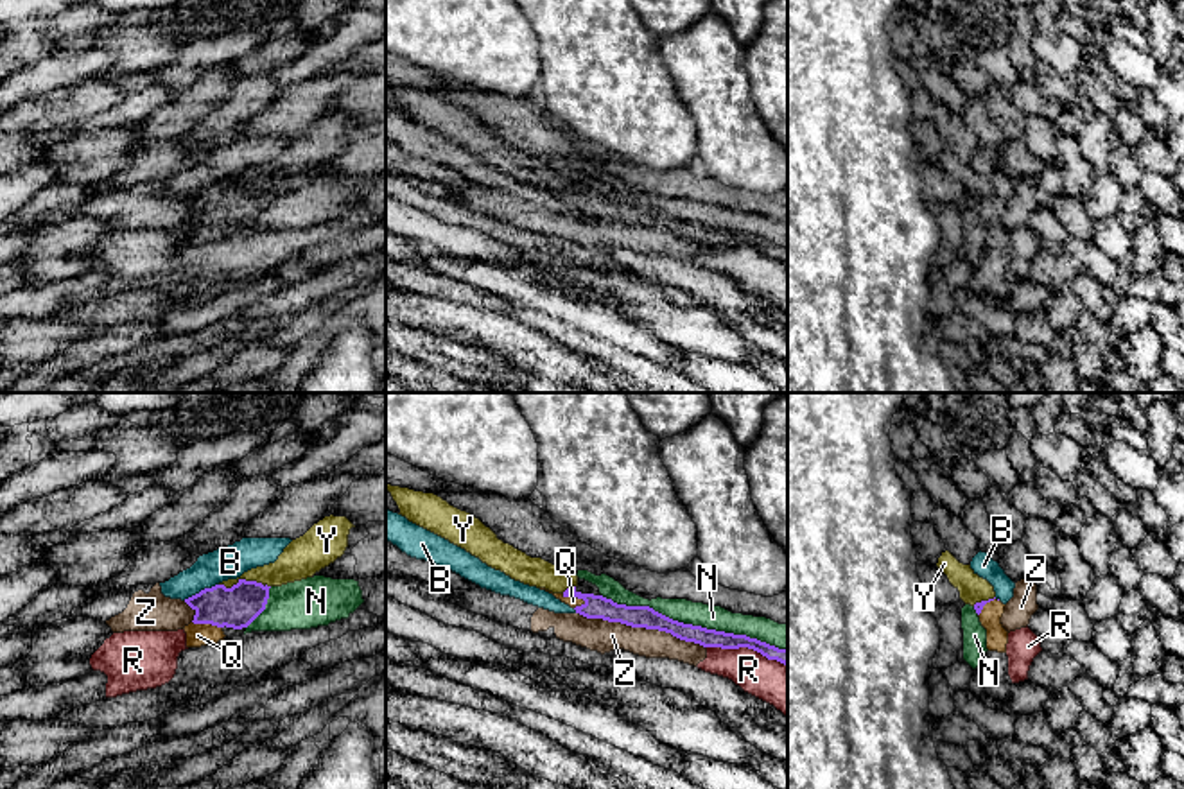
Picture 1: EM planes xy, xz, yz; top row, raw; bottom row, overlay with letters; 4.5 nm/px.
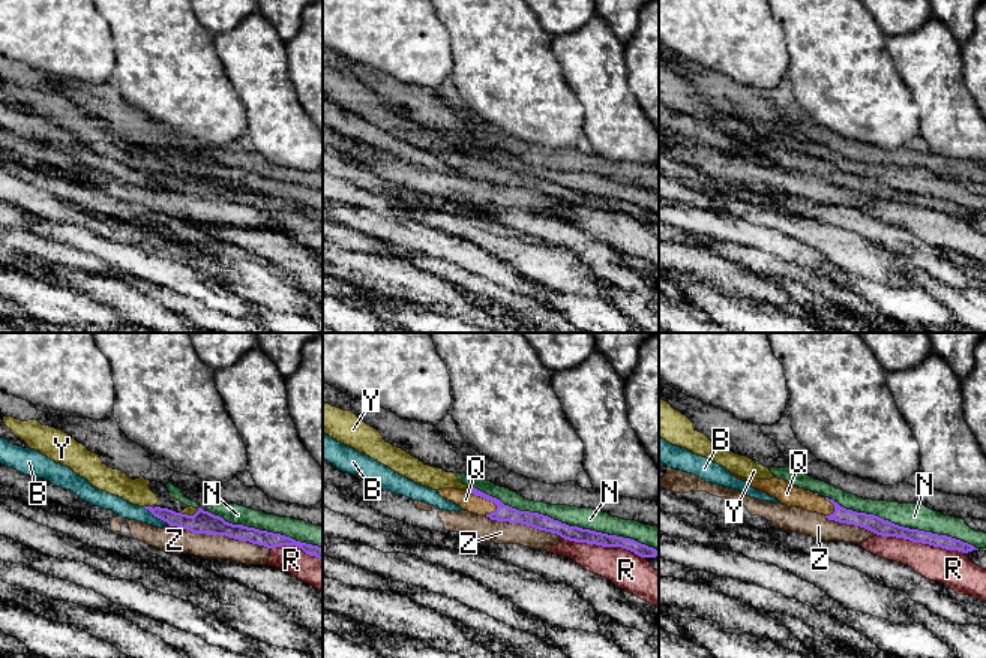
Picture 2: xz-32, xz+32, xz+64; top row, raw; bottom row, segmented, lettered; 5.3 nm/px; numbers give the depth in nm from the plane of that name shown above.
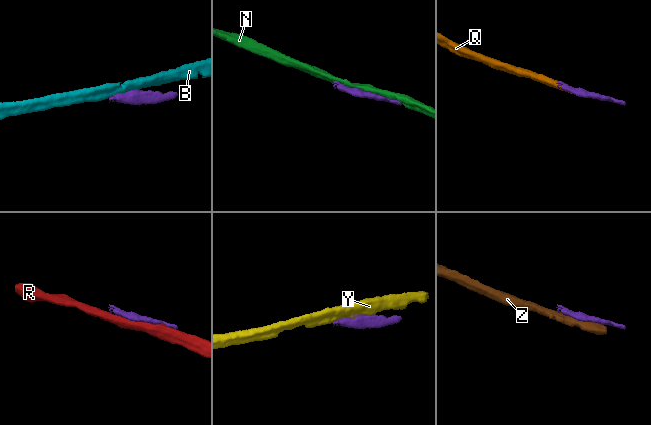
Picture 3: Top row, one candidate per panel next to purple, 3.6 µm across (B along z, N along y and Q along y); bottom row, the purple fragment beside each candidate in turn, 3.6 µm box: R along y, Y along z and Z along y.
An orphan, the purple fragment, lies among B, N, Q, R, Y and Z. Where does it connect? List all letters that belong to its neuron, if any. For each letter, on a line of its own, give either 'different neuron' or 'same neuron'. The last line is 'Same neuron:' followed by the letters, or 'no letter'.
B: different neuron
N: different neuron
Q: same neuron
R: different neuron
Y: different neuron
Z: different neuron
Same neuron: Q

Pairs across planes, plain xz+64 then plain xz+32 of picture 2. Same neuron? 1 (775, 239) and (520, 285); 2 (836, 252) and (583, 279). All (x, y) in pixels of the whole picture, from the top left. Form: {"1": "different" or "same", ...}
{"1": "same", "2": "same"}

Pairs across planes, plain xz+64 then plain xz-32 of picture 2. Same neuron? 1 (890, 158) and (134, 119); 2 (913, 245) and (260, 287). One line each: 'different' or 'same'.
1: different
2: different

